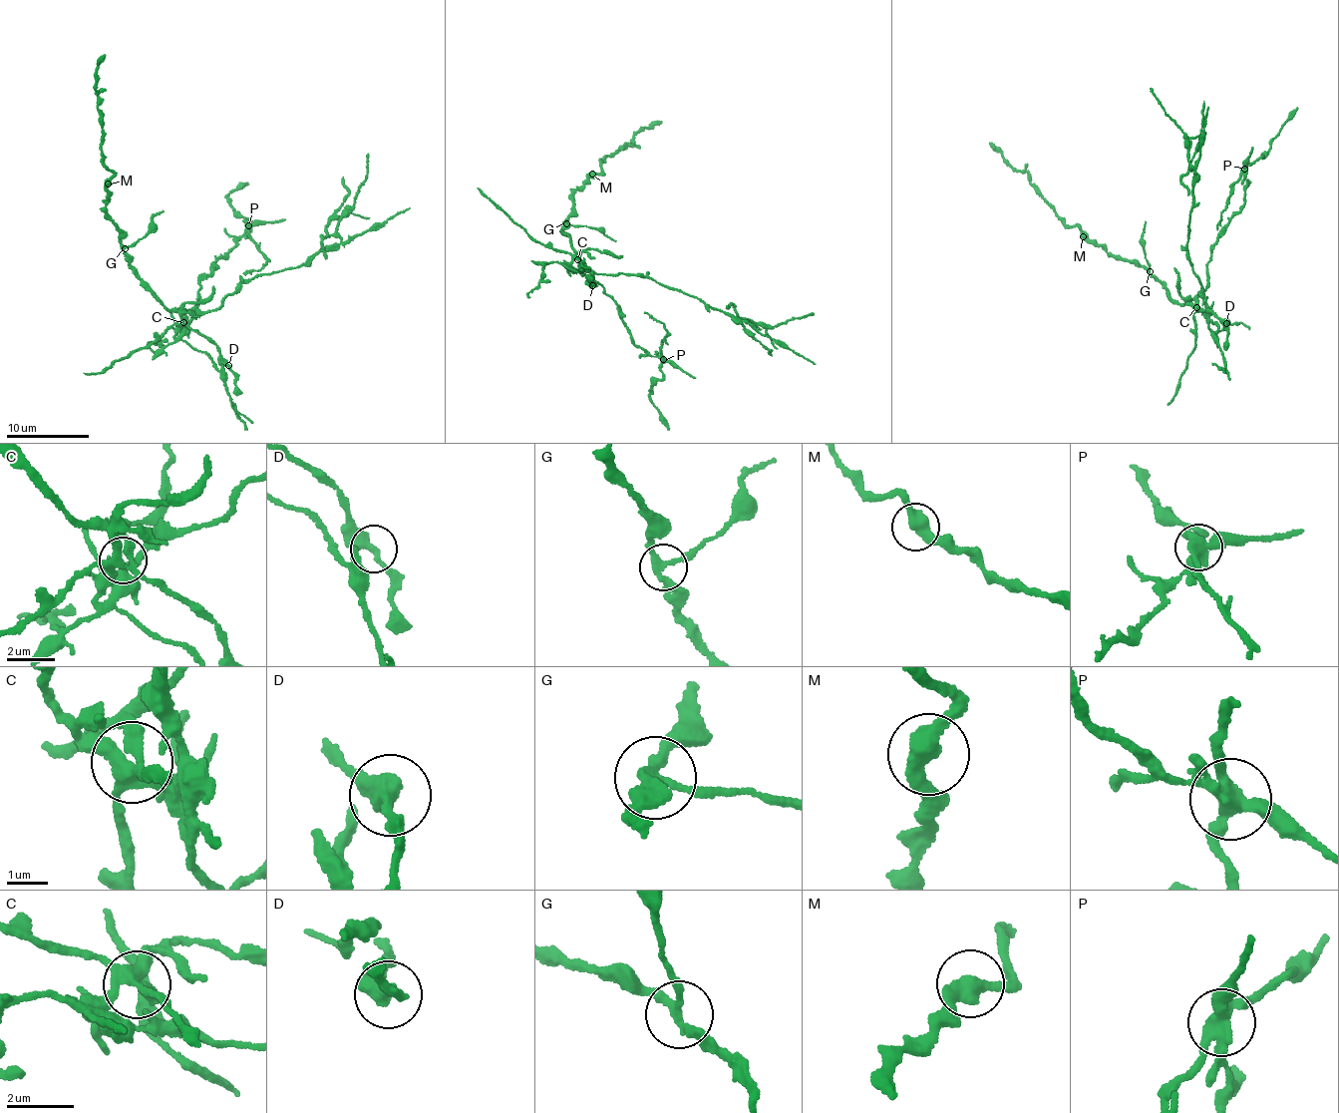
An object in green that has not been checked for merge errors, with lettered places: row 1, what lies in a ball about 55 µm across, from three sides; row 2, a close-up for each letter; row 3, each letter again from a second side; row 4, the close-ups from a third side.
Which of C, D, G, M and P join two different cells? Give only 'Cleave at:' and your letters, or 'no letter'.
Cleave at: C, G, P

